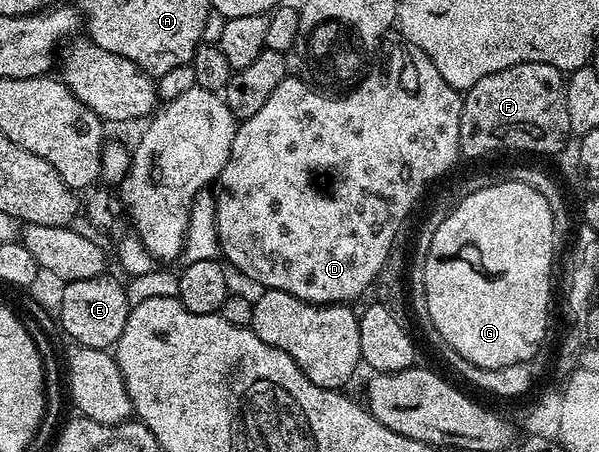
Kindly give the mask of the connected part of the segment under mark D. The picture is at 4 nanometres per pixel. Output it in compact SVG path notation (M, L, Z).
M398 41L387 47L384 48L375 69L370 70L356 84L358 87L350 95L341 95L336 99L333 96L336 94L326 93L310 85L304 78L301 80L286 77L279 81L279 85L275 85L271 97L267 97L267 102L261 106L259 113L255 113L255 117L247 117L238 122L235 141L231 145L231 157L227 157L227 165L223 165L220 180L216 184L217 240L221 243L220 254L223 259L225 255L224 262L230 268L233 266L235 270L242 271L247 278L262 283L260 285L262 288L291 293L303 301L318 305L352 304L354 302L352 299L359 298L365 290L368 292L374 286L377 275L387 261L387 253L398 242L397 230L400 229L401 222L408 217L409 210L416 205L417 198L425 191L425 186L432 179L439 178L444 171L451 170L453 162L459 159L462 92L447 85L447 81L443 81L439 69L435 69L431 57L427 57L423 49L404 41Z

